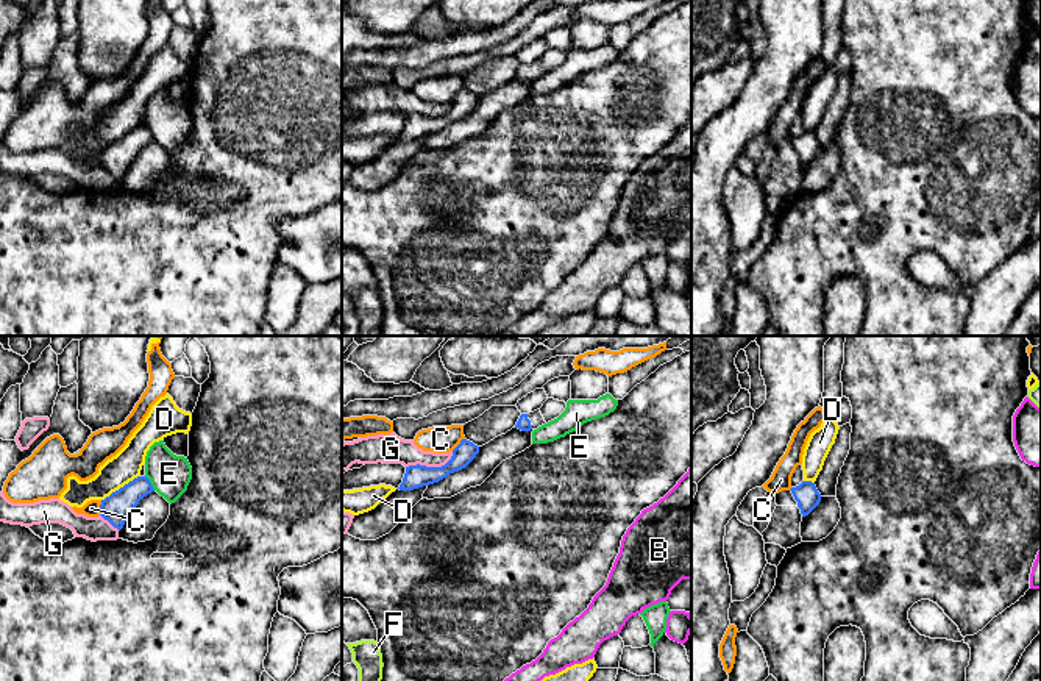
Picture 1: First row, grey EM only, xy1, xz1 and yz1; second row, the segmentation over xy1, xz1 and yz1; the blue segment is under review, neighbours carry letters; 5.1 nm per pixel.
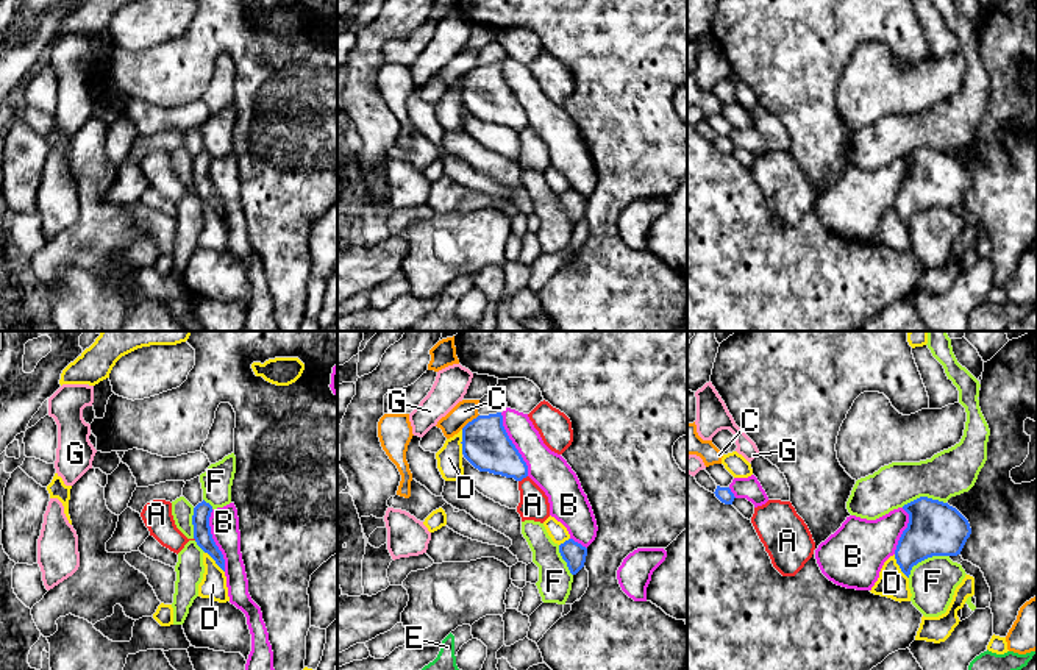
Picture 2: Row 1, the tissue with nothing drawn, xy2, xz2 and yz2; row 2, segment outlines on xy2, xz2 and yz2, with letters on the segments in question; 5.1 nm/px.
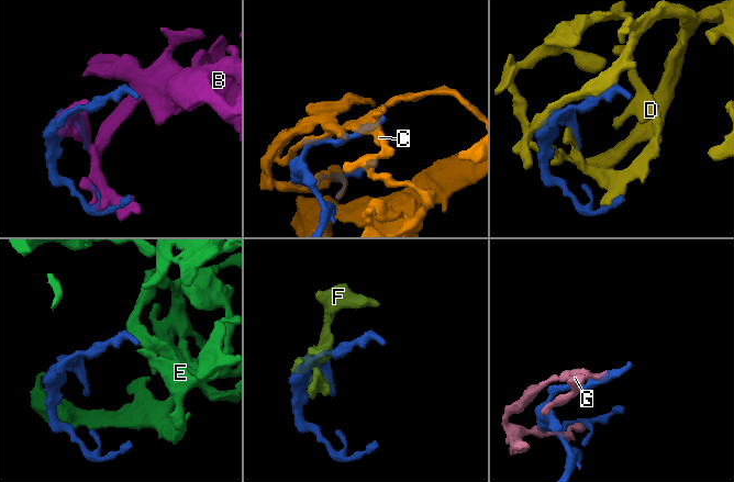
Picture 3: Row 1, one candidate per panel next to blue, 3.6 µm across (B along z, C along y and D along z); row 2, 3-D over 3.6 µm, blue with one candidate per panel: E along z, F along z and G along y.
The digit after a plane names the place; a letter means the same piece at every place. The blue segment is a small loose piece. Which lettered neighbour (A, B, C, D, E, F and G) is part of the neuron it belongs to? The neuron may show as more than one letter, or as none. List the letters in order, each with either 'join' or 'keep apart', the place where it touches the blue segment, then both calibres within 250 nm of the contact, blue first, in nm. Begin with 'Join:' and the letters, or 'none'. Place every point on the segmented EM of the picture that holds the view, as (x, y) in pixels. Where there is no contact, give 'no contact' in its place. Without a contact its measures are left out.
Join: none
A: keep apart | xz2 (522, 478) | 240/150 nm
B: keep apart | xz2 (513, 444) | 240/190 nm
C: keep apart | xz2 (469, 422) | 240/110 nm
D: keep apart | xy1 (120, 488) | 150/160 nm
E: keep apart | xy1 (150, 483) | 150/200 nm
F: keep apart | yz2 (925, 558) | 280/240 nm
G: keep apart | xz1 (431, 467) | 120/150 nm

